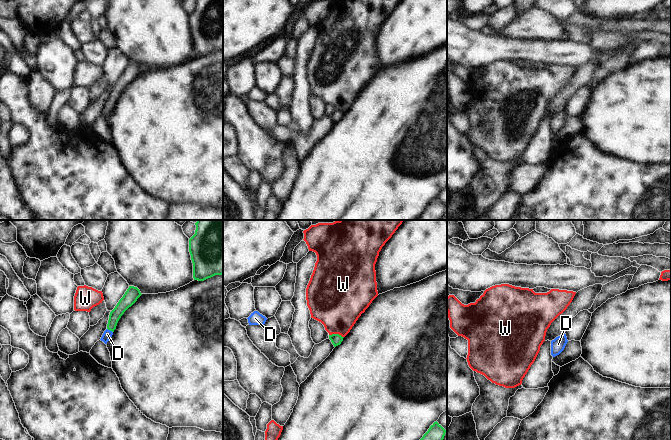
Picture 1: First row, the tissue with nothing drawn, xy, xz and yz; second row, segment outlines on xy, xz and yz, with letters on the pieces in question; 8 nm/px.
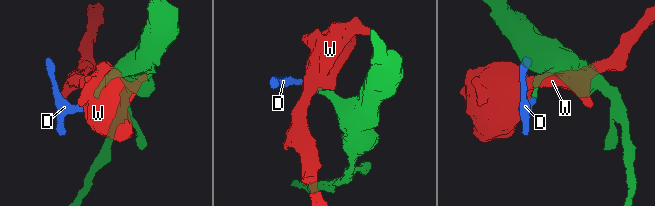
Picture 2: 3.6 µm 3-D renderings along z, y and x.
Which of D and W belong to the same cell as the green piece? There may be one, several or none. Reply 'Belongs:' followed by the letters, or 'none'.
Belongs: D

